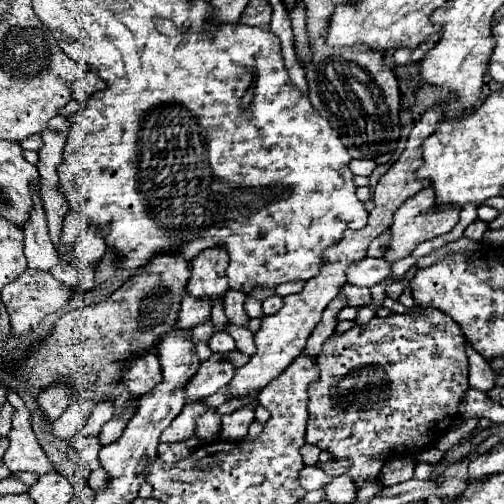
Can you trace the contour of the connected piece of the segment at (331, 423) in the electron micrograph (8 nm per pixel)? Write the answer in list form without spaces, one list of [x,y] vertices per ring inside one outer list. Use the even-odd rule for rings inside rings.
[[[429,312],[429,314],[391,314],[387,318],[371,318],[371,322],[363,324],[363,326],[353,326],[349,332],[341,334],[341,336],[331,336],[319,356],[319,378],[315,380],[313,386],[309,386],[309,424],[307,424],[307,442],[315,444],[321,450],[331,452],[333,458],[349,458],[351,460],[351,468],[347,474],[351,474],[355,478],[355,484],[361,486],[365,480],[369,478],[377,478],[383,464],[395,456],[417,456],[417,452],[425,446],[429,446],[431,442],[437,442],[447,430],[449,426],[455,422],[457,418],[457,406],[463,400],[465,392],[469,390],[469,382],[467,382],[467,374],[469,374],[469,364],[467,364],[467,352],[465,352],[467,340],[461,332],[461,328],[457,328],[457,324],[453,324],[453,320],[449,320],[449,316],[445,316],[443,312]]]

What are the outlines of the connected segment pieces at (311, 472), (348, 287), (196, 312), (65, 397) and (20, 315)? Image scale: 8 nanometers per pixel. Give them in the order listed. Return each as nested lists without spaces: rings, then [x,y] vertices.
[[[307,466],[307,468],[299,474],[299,484],[301,484],[305,490],[319,490],[319,488],[327,486],[329,480],[333,480],[333,476],[325,474],[321,468],[315,468],[315,466]]]
[[[345,284],[345,286],[341,288],[341,292],[347,294],[349,306],[355,306],[355,308],[369,306],[369,304],[373,302],[371,290],[369,290],[369,288],[359,288],[359,286],[353,286],[353,284]]]
[[[185,296],[181,302],[181,312],[177,320],[177,328],[189,328],[193,330],[195,326],[207,322],[211,318],[211,308],[209,300],[195,300],[193,296]]]
[[[55,384],[53,388],[47,388],[45,392],[41,392],[37,396],[37,404],[39,404],[41,412],[45,414],[47,422],[57,420],[65,412],[65,408],[71,404],[73,392],[69,392],[69,390],[71,388],[65,384],[63,384],[63,388],[61,388],[61,384]]]
[[[25,270],[17,280],[9,282],[1,290],[1,300],[7,306],[9,318],[11,318],[11,330],[13,334],[27,334],[33,326],[37,326],[47,314],[57,312],[67,306],[73,290],[59,280],[55,280],[49,272],[37,272],[37,270]]]

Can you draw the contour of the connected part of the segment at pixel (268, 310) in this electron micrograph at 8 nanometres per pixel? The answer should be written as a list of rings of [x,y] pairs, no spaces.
[[[269,296],[269,298],[265,298],[263,300],[263,314],[265,316],[269,316],[269,314],[273,314],[273,312],[277,312],[279,308],[281,308],[281,304],[283,304],[283,298],[281,296]]]

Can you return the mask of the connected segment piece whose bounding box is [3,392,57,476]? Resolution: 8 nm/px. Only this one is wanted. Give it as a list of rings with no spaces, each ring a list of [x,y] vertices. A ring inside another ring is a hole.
[[[9,392],[9,404],[13,406],[13,422],[9,432],[9,448],[3,456],[3,462],[11,472],[35,472],[39,476],[47,472],[57,472],[55,464],[47,458],[43,448],[39,446],[35,432],[31,428],[31,412],[17,392]]]

